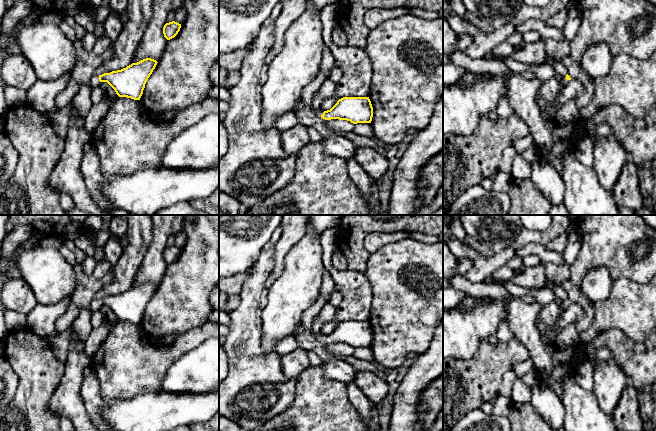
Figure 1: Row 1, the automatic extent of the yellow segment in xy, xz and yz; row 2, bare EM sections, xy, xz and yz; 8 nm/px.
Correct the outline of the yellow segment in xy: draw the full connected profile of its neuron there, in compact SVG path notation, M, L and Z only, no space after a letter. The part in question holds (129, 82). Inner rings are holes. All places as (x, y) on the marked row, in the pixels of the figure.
M146 58L121 70L94 75L90 80L90 86L95 88L102 82L107 82L119 97L140 100L145 84L157 63L154 59Z

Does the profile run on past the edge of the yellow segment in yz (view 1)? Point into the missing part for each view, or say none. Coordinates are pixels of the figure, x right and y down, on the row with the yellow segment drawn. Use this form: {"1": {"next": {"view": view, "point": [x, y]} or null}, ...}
{"1": {"next": {"view": "yz", "point": [563, 81]}}}

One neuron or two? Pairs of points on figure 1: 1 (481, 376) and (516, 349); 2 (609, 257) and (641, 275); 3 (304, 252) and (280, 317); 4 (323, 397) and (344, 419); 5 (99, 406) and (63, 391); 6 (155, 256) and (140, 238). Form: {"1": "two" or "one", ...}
{"1": "one", "2": "one", "3": "one", "4": "one", "5": "two", "6": "two"}

